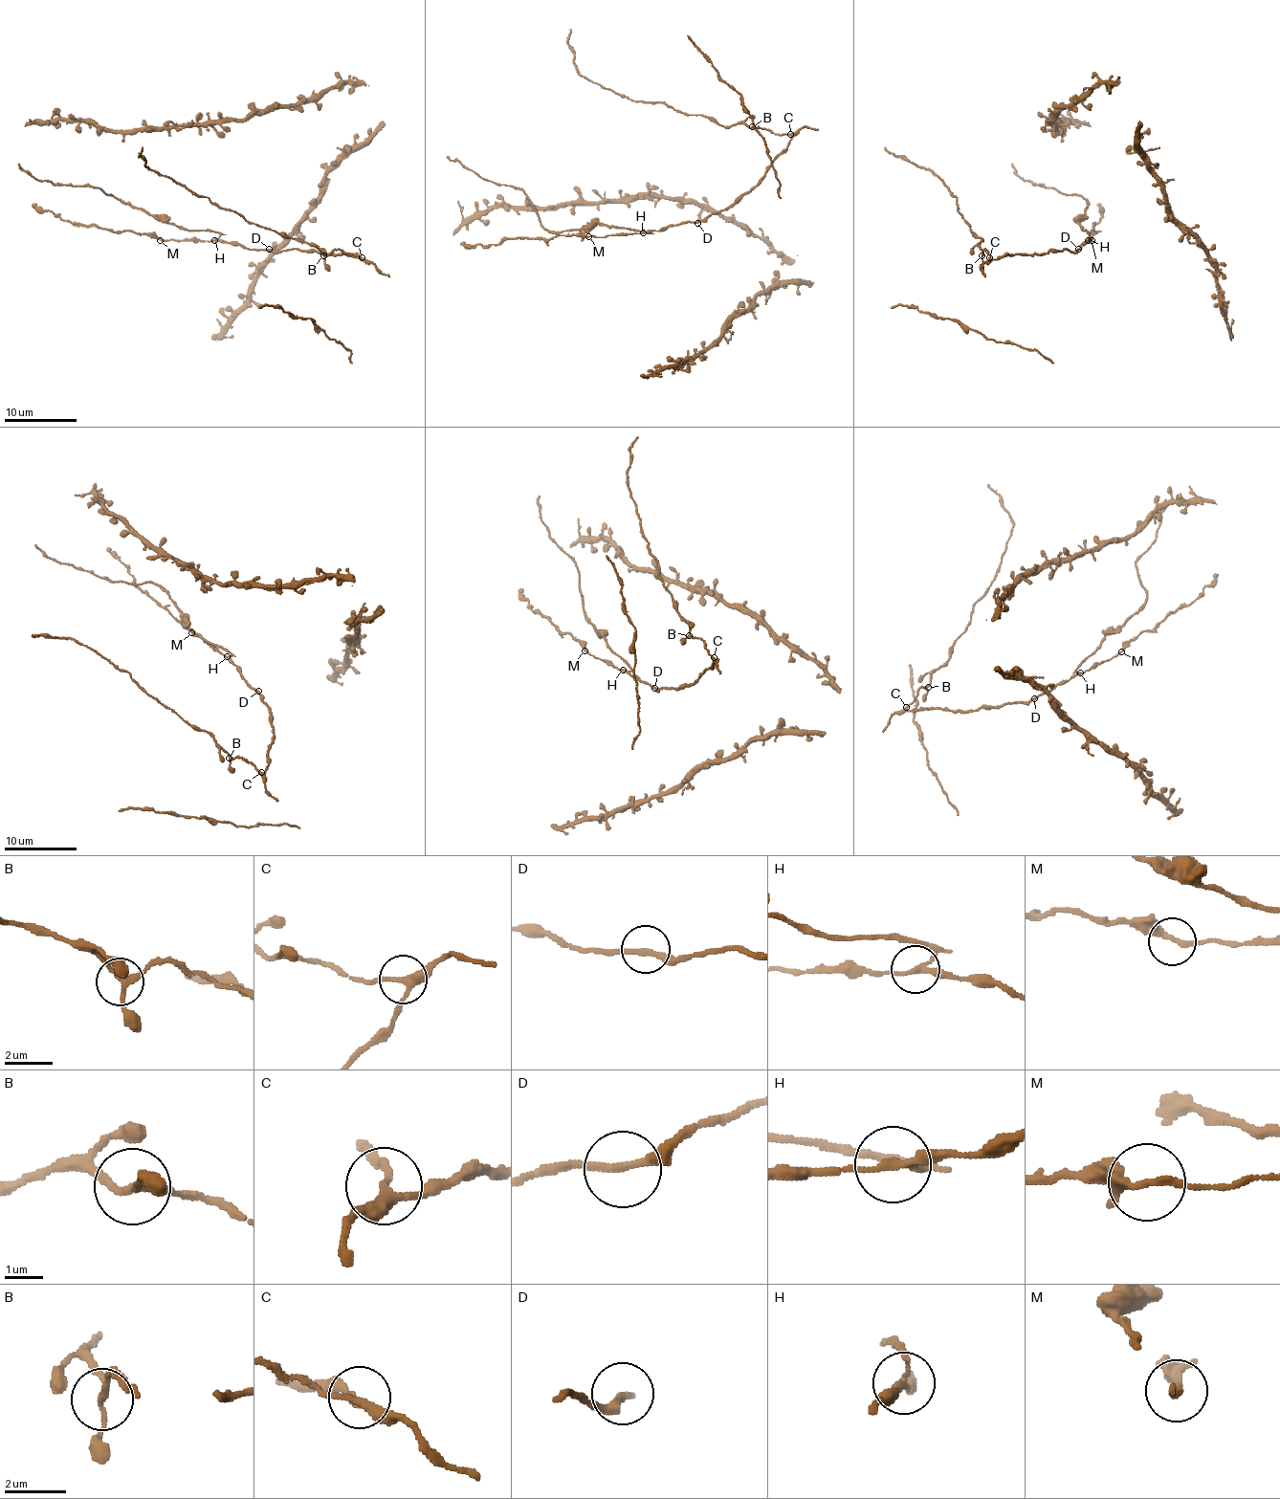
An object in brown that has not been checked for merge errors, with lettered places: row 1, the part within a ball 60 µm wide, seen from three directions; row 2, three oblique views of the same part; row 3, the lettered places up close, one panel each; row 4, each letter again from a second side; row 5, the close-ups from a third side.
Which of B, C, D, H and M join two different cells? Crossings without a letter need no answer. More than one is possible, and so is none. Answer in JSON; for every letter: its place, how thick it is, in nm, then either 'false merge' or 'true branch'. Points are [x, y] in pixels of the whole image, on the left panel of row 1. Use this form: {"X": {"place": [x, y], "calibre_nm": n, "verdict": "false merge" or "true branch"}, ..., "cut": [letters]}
{"B": {"place": [323, 255], "calibre_nm": 200, "verdict": "true branch"}, "C": {"place": [362, 257], "calibre_nm": 240, "verdict": "true branch"}, "D": {"place": [269, 249], "calibre_nm": 220, "verdict": "true branch"}, "H": {"place": [214, 240], "calibre_nm": 170, "verdict": "false merge"}, "M": {"place": [160, 240], "calibre_nm": 180, "verdict": "true branch"}, "cut": ["H"]}

